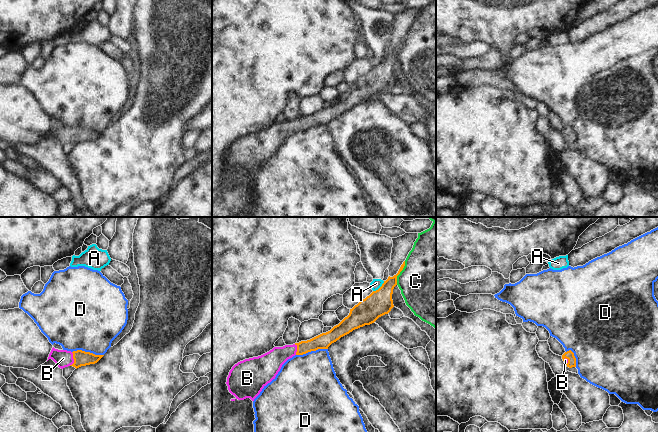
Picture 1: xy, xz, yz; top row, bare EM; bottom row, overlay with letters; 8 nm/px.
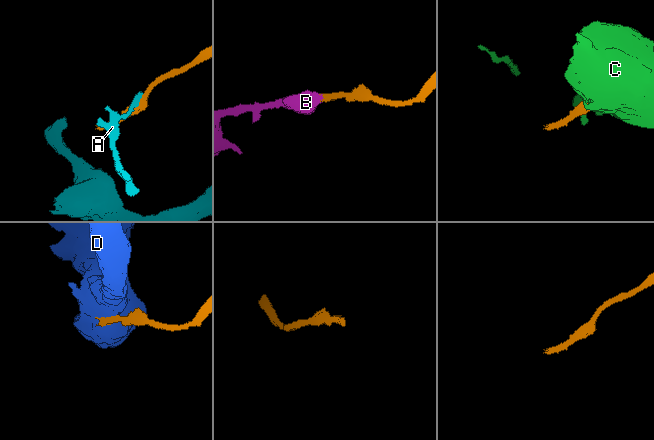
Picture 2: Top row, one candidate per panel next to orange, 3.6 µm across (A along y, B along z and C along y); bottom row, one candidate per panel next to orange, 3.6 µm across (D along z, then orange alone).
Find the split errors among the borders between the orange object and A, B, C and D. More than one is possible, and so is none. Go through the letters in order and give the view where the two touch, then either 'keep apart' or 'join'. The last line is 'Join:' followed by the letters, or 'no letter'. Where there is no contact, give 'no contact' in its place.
A: contact in xz; keep apart
B: contact in xy; join
C: contact in xz; keep apart
D: contact in xy; keep apart
Join: B

